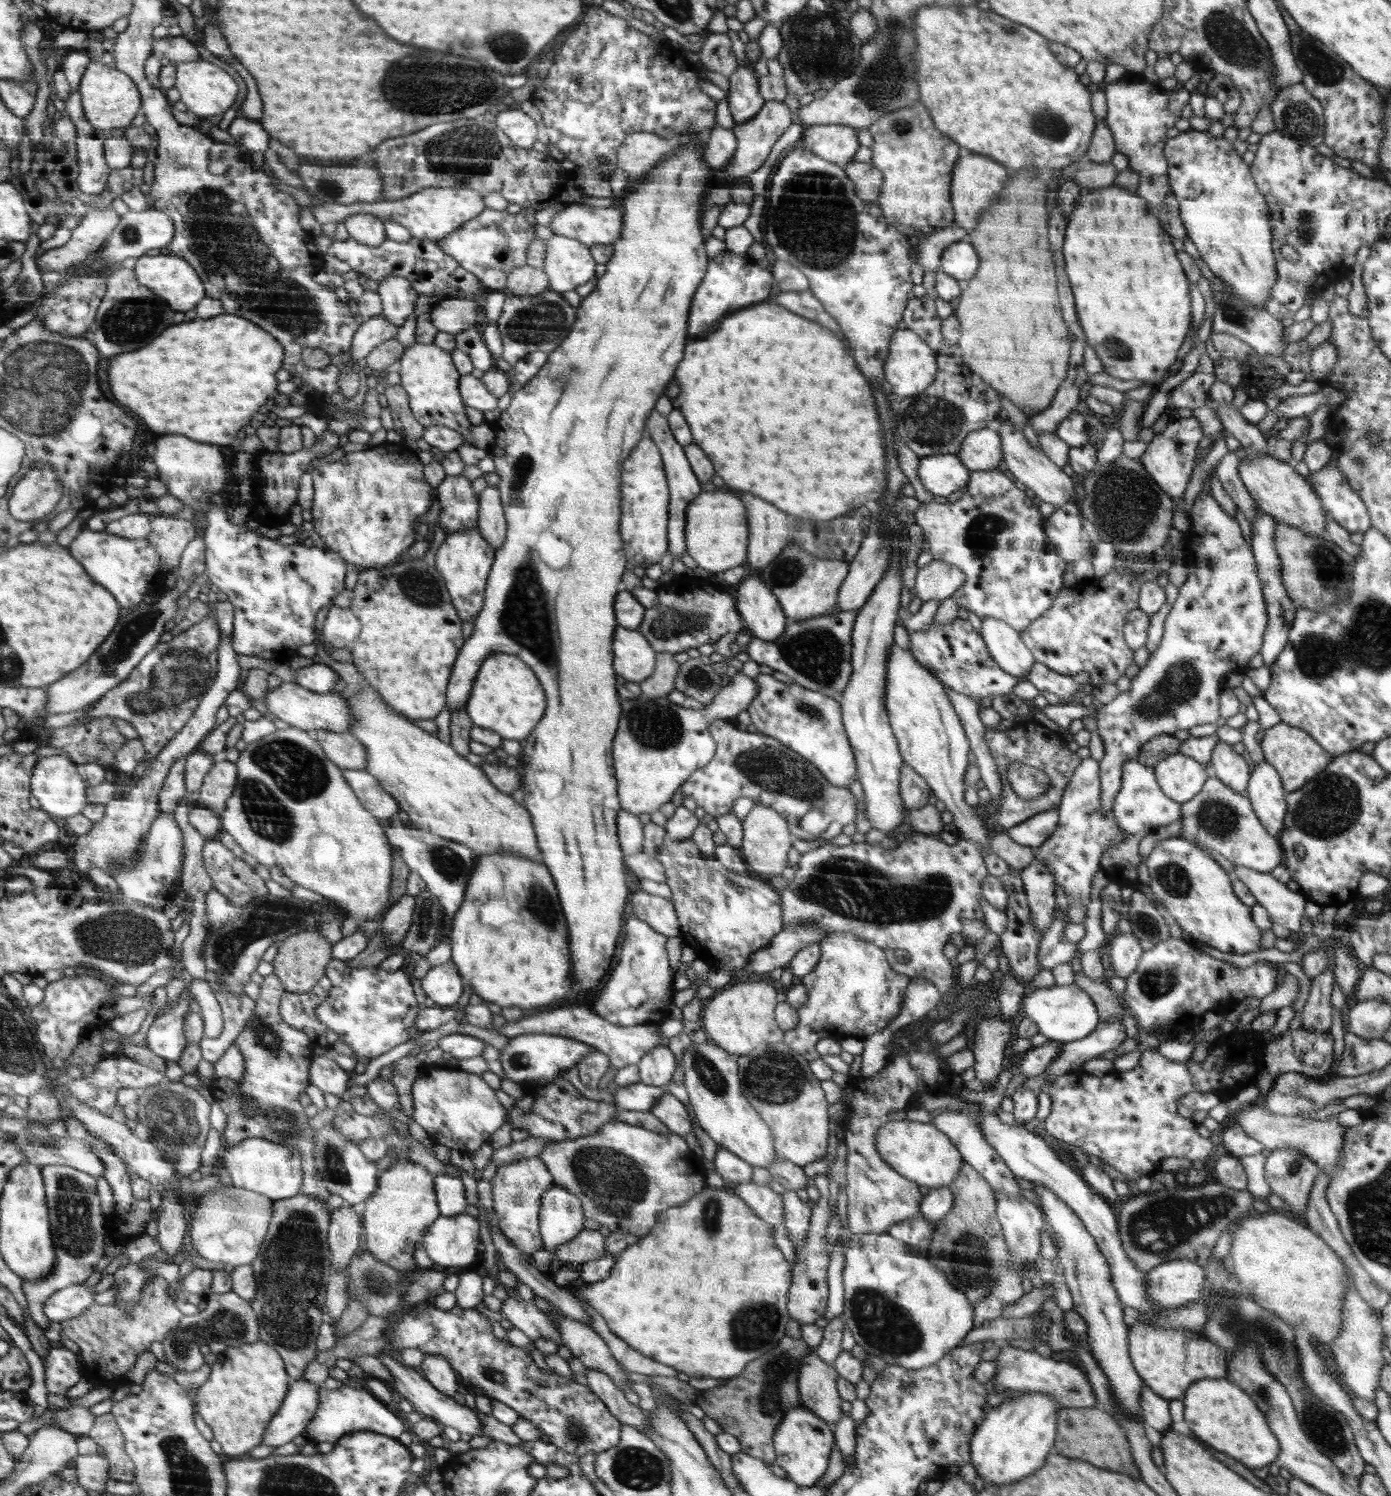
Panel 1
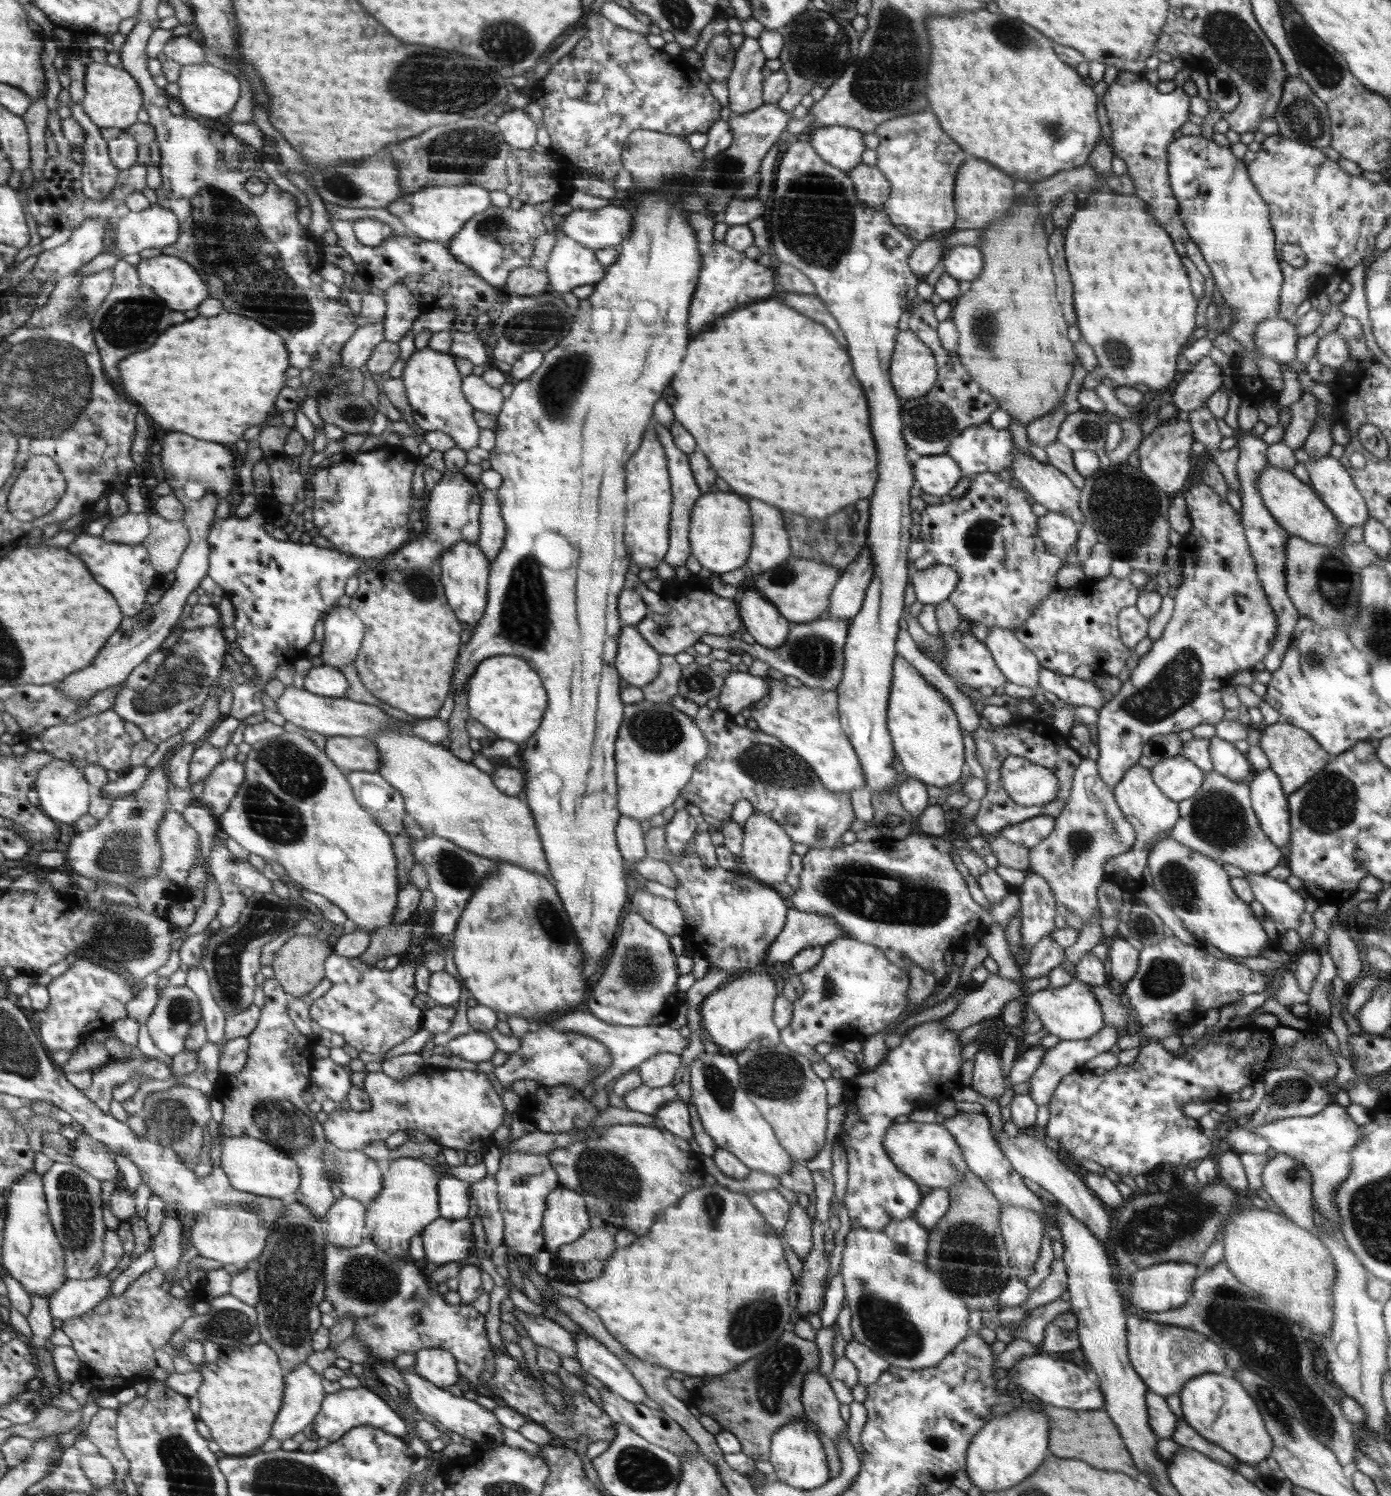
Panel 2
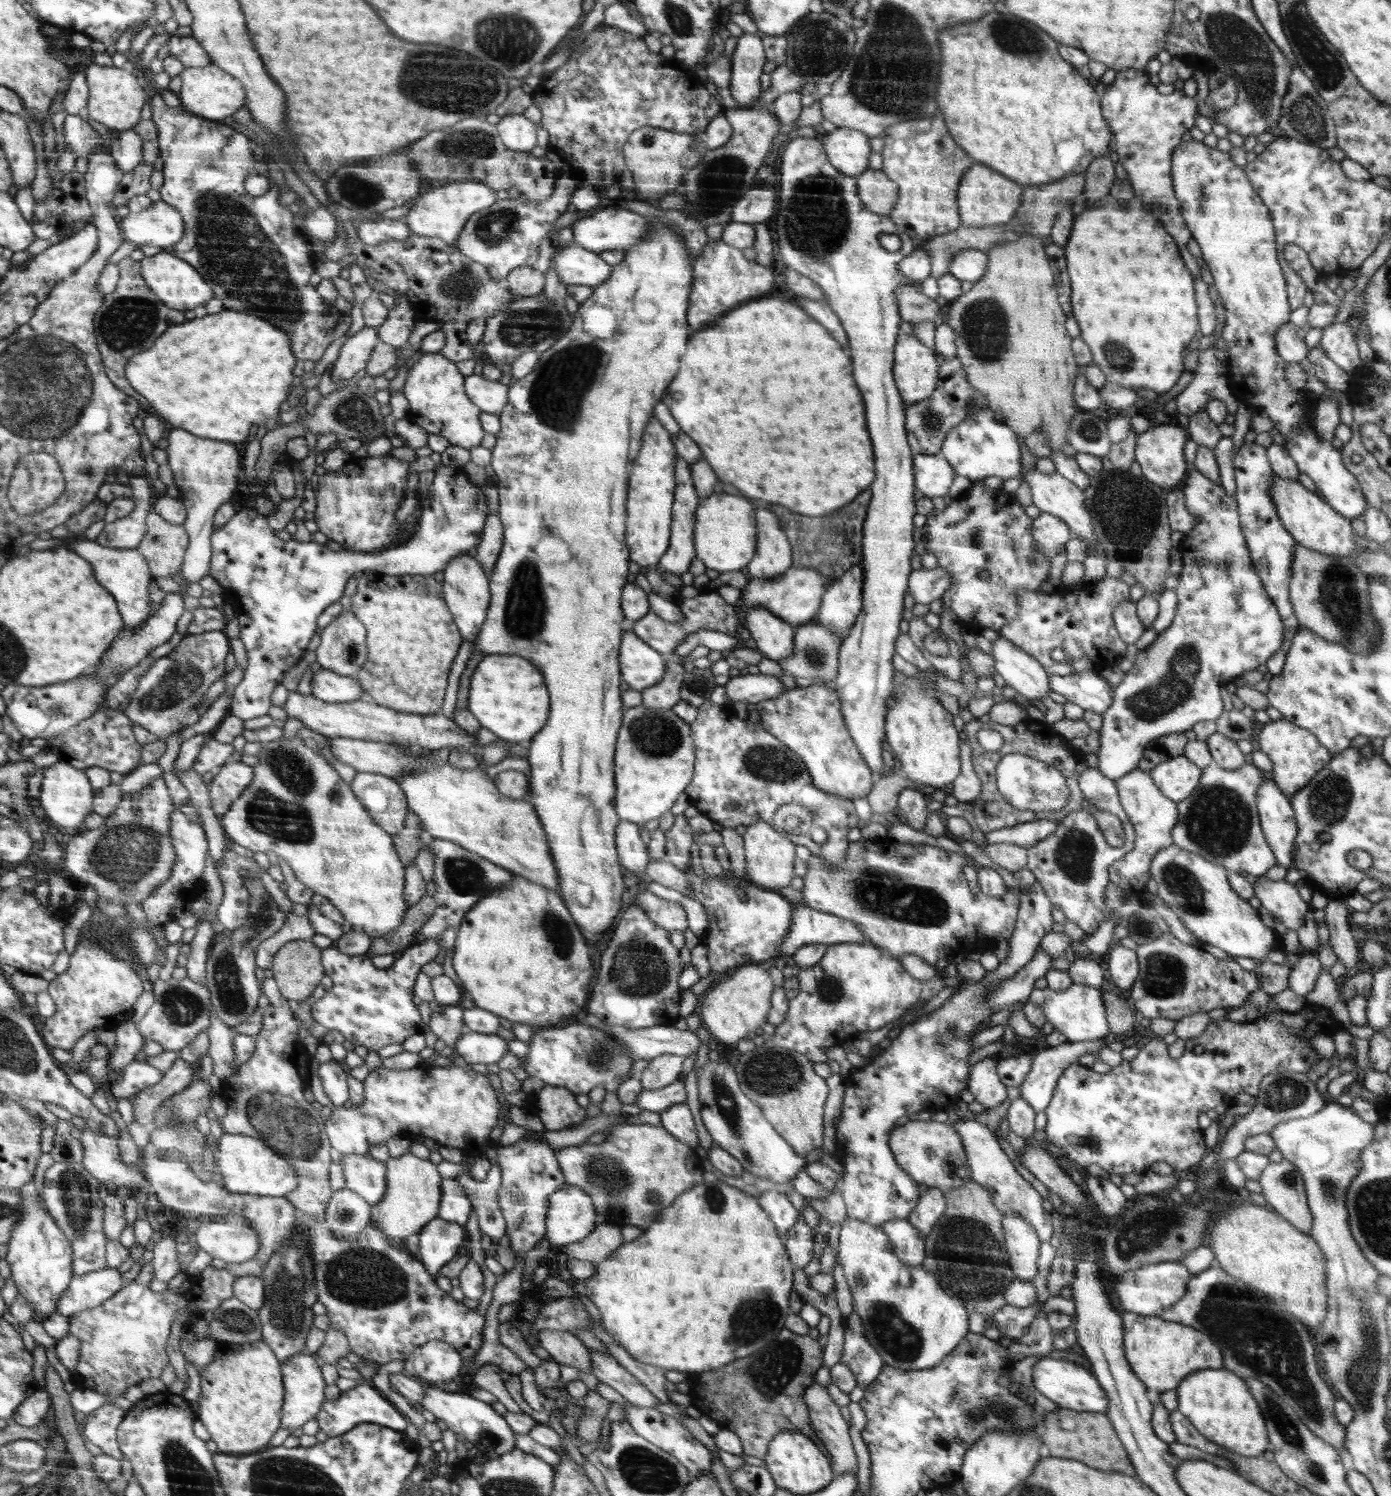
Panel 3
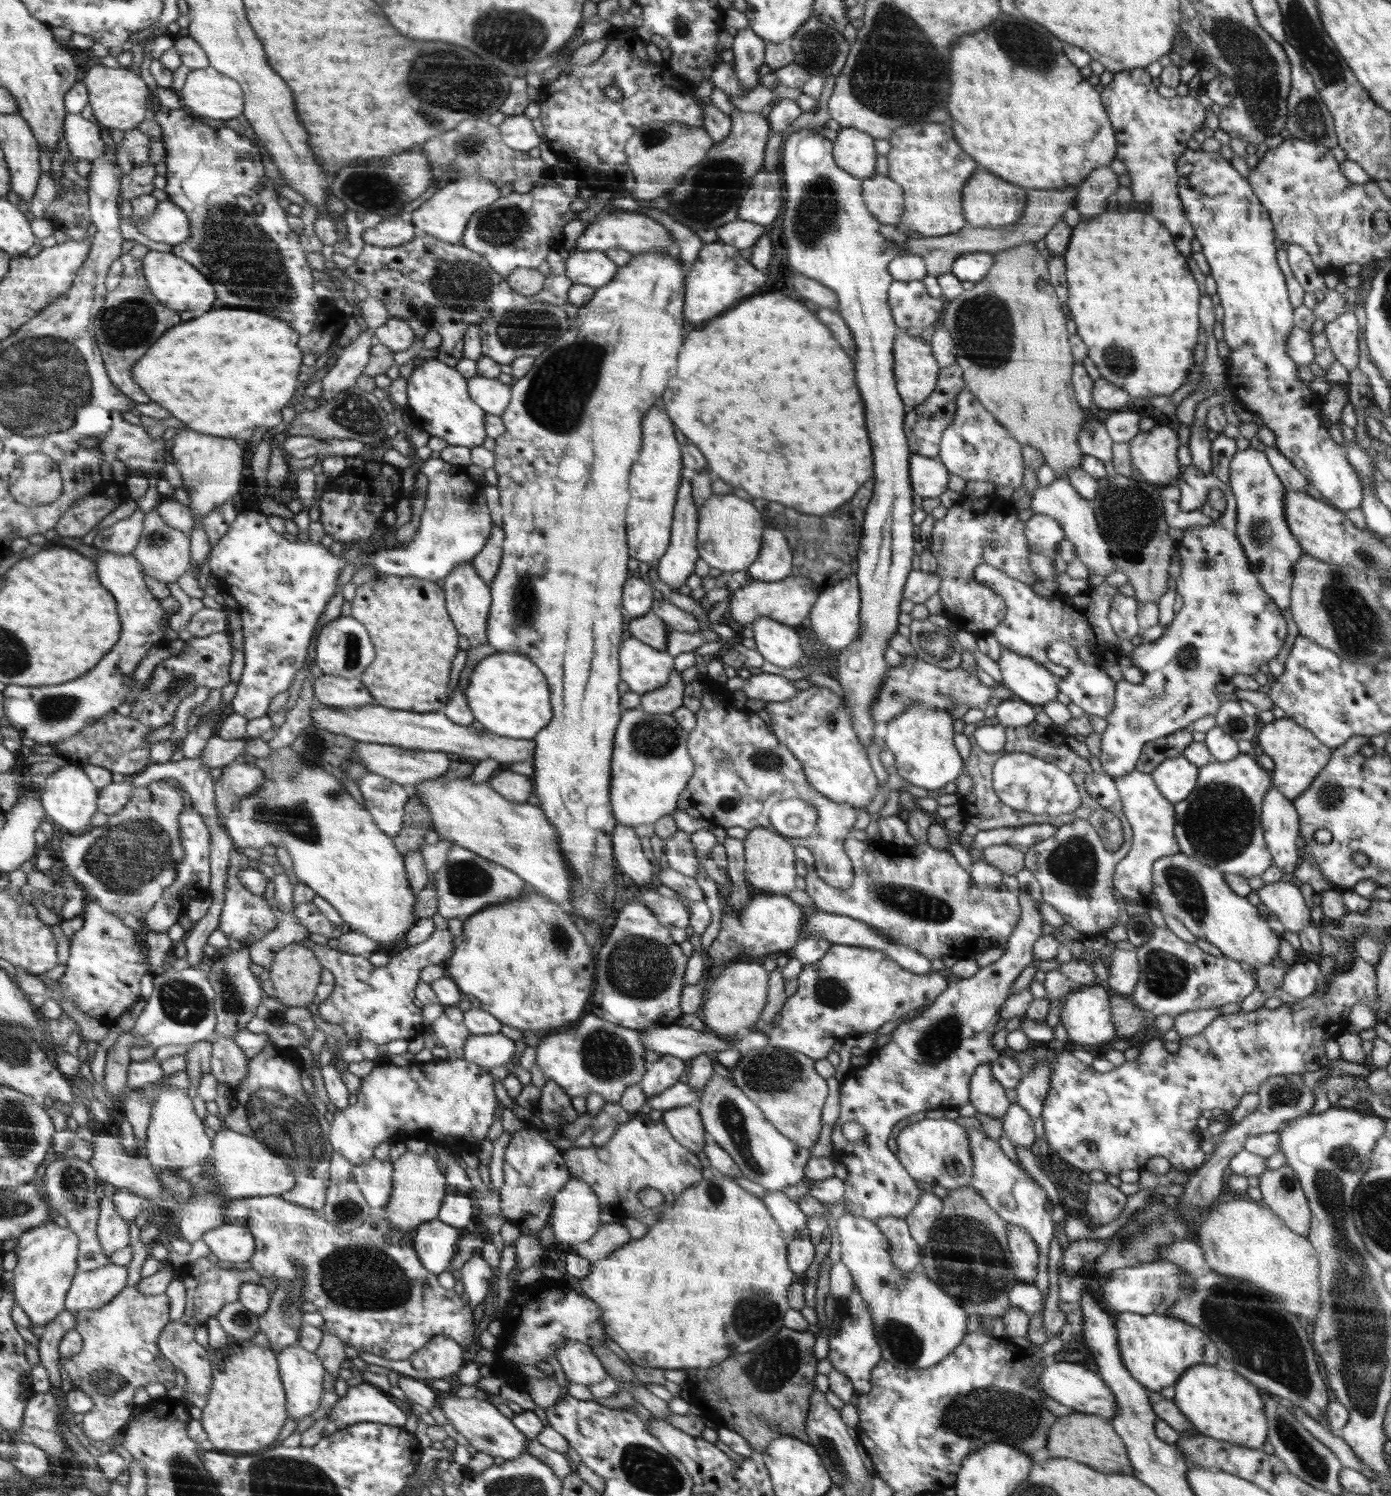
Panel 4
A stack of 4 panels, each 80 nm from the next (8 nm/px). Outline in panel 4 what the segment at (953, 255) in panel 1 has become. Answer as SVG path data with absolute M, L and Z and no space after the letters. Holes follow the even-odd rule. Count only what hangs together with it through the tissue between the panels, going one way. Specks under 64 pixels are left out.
M972 252L955 259L952 274L960 281L978 282L985 279L993 269L994 259L991 253Z

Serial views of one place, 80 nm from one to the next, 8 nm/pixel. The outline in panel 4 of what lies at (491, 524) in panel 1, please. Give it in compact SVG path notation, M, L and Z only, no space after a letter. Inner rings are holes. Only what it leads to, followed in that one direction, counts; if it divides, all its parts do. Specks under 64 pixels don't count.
M494 525L491 528L491 536L487 540L486 546L473 559L472 564L486 584L491 585L498 572L503 555L503 542L505 540L503 529Z

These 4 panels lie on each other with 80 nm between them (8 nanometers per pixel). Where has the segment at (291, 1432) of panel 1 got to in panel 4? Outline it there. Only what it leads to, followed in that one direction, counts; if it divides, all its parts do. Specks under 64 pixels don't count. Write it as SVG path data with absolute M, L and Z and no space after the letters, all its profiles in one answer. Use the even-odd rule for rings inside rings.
M299 1344L284 1347L277 1355L277 1363L280 1365L281 1380L284 1382L286 1396L289 1397L289 1416L296 1422L312 1414L318 1409L320 1398L324 1394L322 1378L326 1374L326 1368L320 1357L313 1352L308 1352Z

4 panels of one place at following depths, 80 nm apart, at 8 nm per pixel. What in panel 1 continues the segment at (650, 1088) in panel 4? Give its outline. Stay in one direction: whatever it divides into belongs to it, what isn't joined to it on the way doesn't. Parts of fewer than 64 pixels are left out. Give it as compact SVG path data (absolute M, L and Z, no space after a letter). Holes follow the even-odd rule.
M657 1046L646 1053L637 1065L642 1083L664 1088L676 1070L676 1058L668 1046Z

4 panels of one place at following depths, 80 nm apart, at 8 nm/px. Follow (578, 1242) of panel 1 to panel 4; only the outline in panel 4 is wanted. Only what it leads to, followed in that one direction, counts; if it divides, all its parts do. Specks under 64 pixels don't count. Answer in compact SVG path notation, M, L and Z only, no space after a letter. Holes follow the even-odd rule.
M621 1221L604 1225L598 1229L596 1235L586 1243L576 1243L571 1245L572 1251L590 1262L605 1259L618 1248L624 1247L625 1244L632 1242L628 1229Z

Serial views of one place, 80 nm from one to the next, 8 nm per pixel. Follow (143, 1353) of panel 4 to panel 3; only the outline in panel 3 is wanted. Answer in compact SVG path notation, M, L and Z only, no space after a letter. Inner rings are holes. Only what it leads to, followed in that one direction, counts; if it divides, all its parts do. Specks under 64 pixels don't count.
M151 1262L142 1266L138 1276L125 1288L118 1292L114 1299L108 1300L102 1307L86 1310L81 1315L70 1317L70 1335L76 1336L82 1344L80 1350L80 1364L75 1376L77 1383L83 1387L110 1396L123 1396L128 1388L142 1384L143 1380L154 1380L170 1368L170 1352L166 1351L166 1344L170 1344L170 1336L174 1336L174 1328L178 1328L179 1313L184 1314L184 1324L191 1320L191 1298L178 1296L178 1292L153 1292L152 1284L156 1271ZM106 1403L88 1416L84 1436L87 1441L100 1446L121 1462L123 1453L118 1441L118 1425L125 1418L125 1411L112 1403Z

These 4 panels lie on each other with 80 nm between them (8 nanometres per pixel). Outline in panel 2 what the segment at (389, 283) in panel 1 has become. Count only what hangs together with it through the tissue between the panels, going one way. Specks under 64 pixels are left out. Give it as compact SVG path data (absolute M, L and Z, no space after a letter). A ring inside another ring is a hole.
M395 284L385 291L386 311L383 324L385 325L385 341L398 343L412 329L412 322L418 316L416 301L413 293L403 284Z

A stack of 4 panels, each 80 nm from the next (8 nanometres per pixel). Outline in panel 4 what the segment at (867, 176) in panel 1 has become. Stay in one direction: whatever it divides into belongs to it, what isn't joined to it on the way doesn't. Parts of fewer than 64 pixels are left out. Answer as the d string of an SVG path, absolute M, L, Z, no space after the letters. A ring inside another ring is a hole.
M877 174L862 179L862 196L868 210L882 225L898 225L904 213L904 189L890 176Z

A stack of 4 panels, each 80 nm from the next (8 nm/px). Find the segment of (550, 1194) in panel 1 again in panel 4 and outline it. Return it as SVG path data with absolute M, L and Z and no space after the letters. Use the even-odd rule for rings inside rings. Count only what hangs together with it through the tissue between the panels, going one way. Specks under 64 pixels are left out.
M570 1177L553 1199L552 1230L555 1242L586 1243L600 1229L600 1206L589 1184Z

